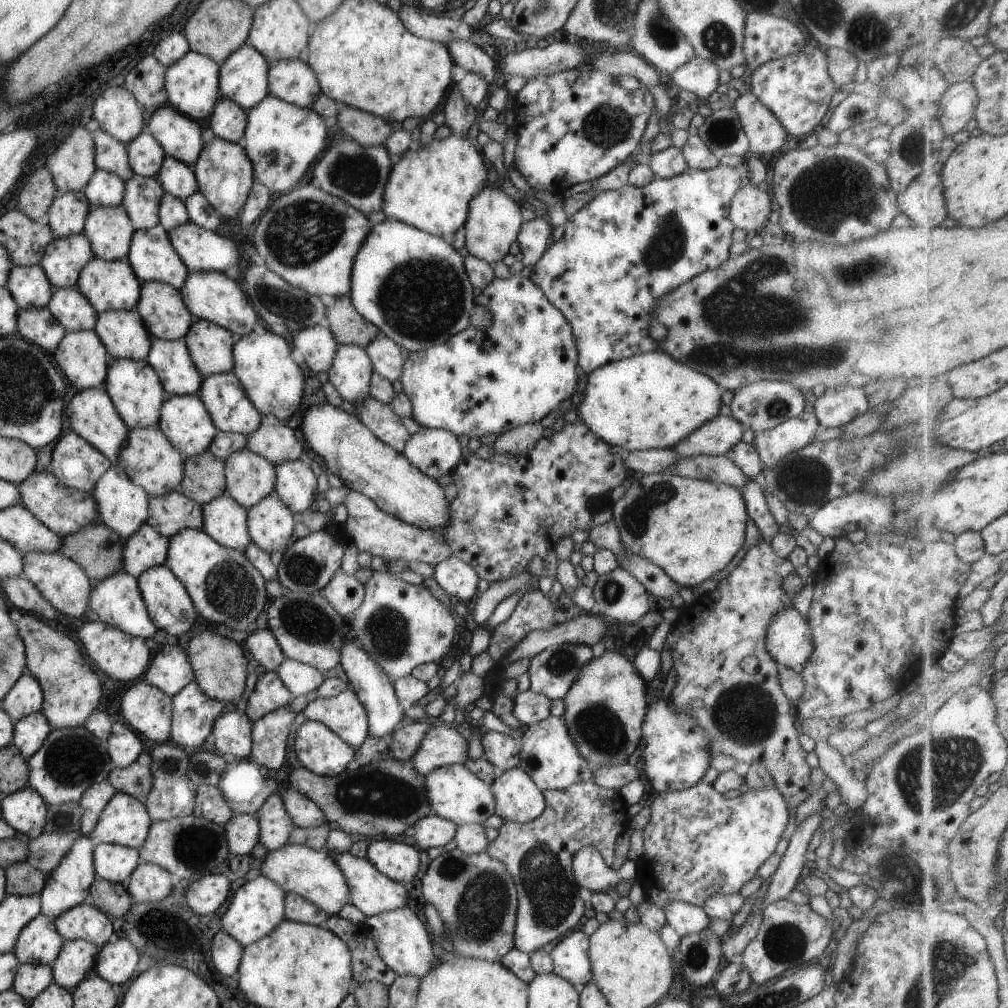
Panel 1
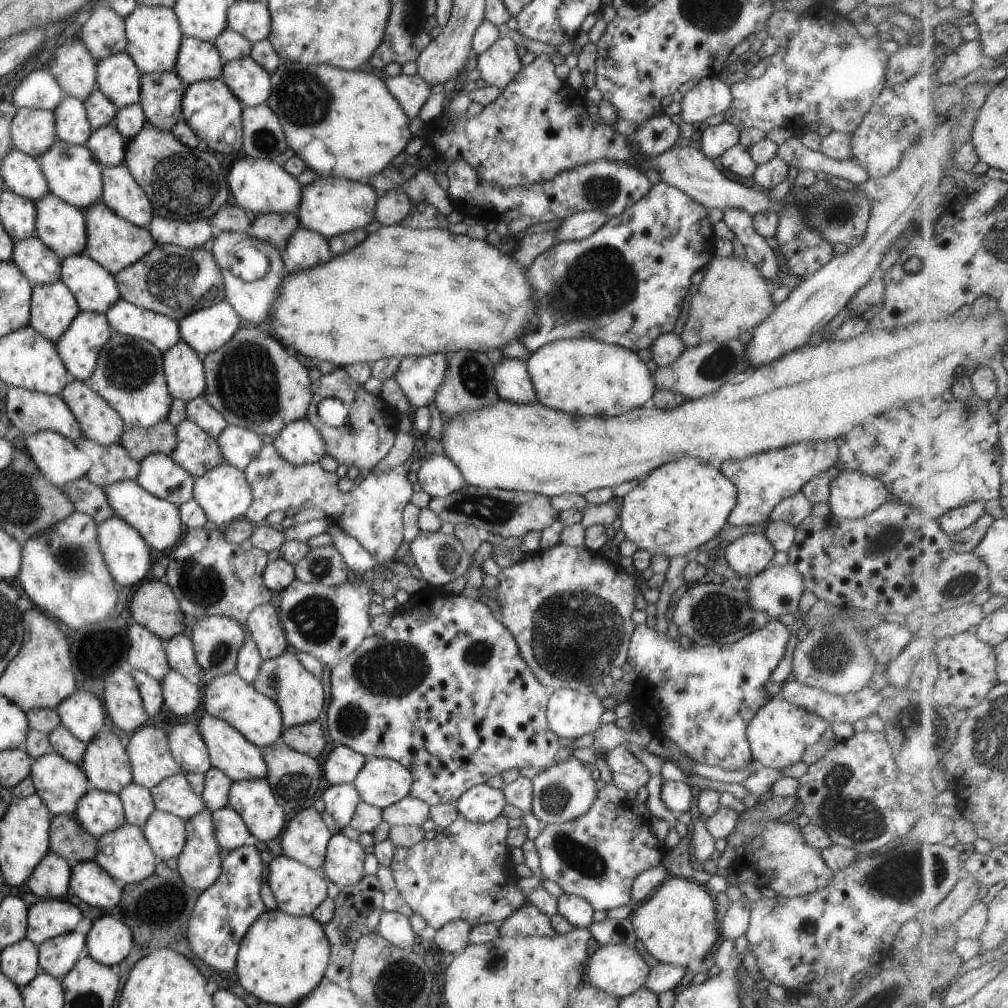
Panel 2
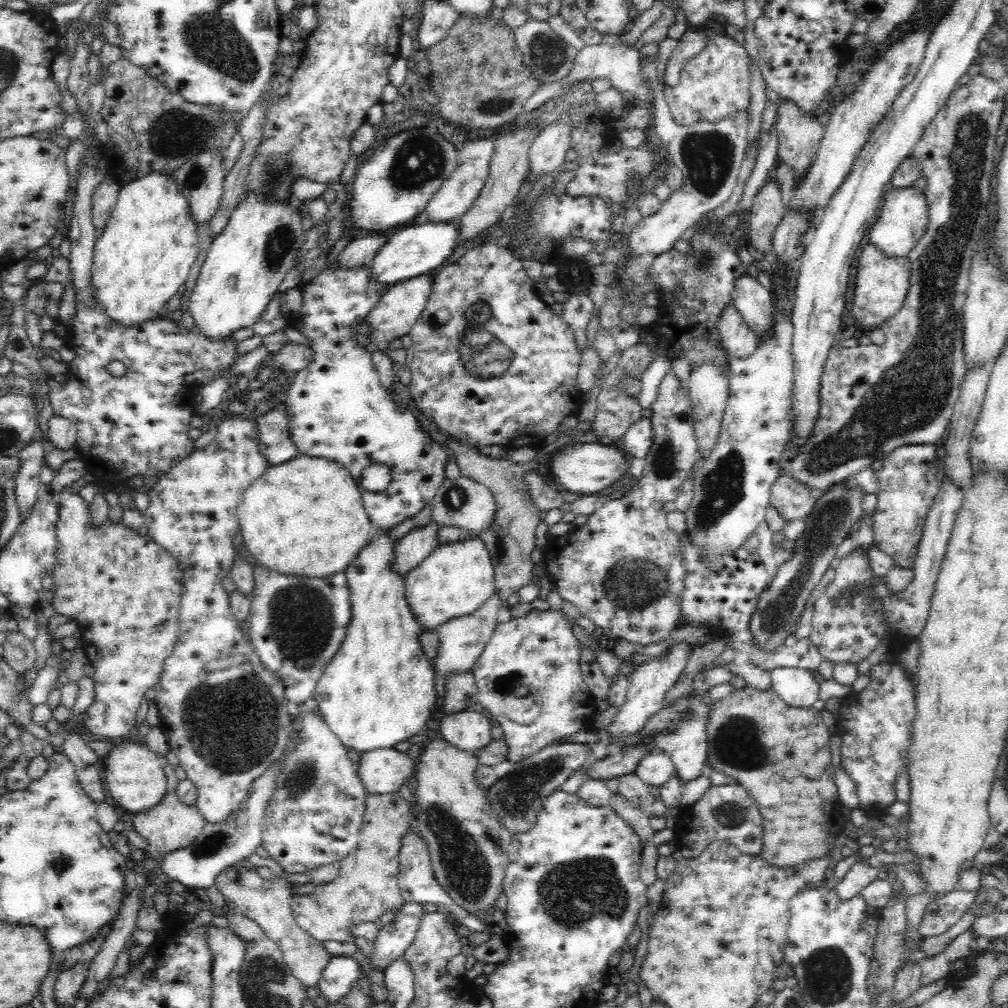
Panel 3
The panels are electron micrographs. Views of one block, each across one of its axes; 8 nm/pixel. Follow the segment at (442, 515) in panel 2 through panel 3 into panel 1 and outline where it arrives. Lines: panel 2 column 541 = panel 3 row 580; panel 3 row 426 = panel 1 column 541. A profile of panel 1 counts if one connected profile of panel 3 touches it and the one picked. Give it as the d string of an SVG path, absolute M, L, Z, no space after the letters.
M523 423L496 436L492 449L499 455L521 455L543 436L540 423Z

